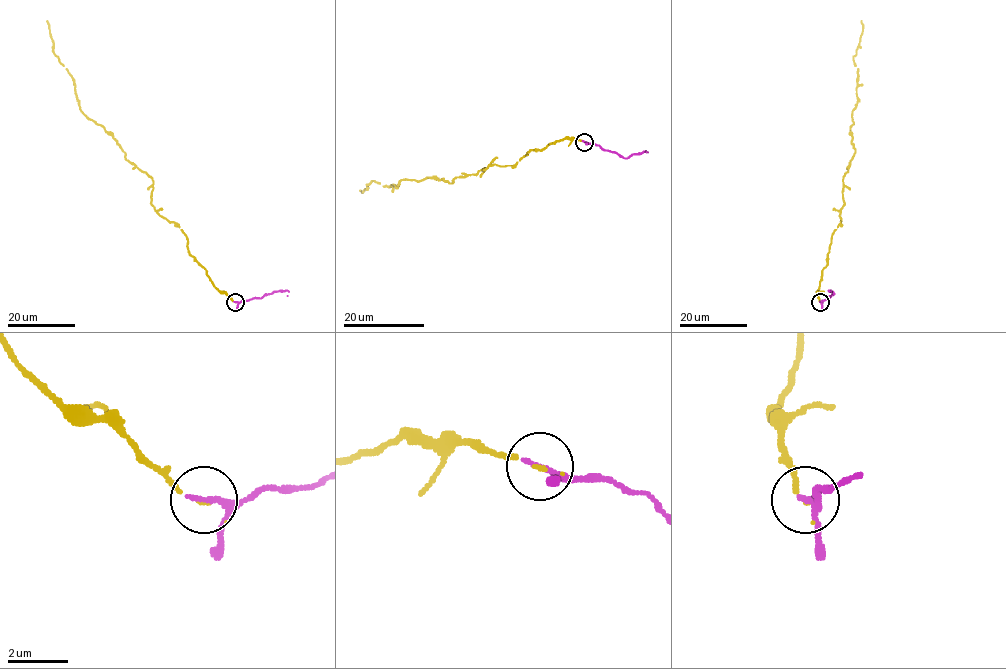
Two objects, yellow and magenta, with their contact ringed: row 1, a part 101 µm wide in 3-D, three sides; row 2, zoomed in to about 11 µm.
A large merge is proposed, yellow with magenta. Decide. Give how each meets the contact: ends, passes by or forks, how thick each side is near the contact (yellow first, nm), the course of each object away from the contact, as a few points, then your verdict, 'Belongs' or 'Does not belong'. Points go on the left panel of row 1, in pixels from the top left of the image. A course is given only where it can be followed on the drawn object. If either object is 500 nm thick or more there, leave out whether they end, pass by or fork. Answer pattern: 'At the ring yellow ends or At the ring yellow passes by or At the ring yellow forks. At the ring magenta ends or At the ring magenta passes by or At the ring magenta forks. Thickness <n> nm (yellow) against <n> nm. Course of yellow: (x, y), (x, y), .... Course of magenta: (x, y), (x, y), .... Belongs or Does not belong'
At the ring yellow ends. At the ring magenta passes by. Thickness 90 nm (yellow) against 150 nm. Course of yellow: (236, 302), (189, 253), (177, 224), (155, 209), (152, 179), (79, 109), (46, 20). Course of magenta: (236, 302), (261, 298), (275, 291), (286, 290), (287, 296). Belongs

